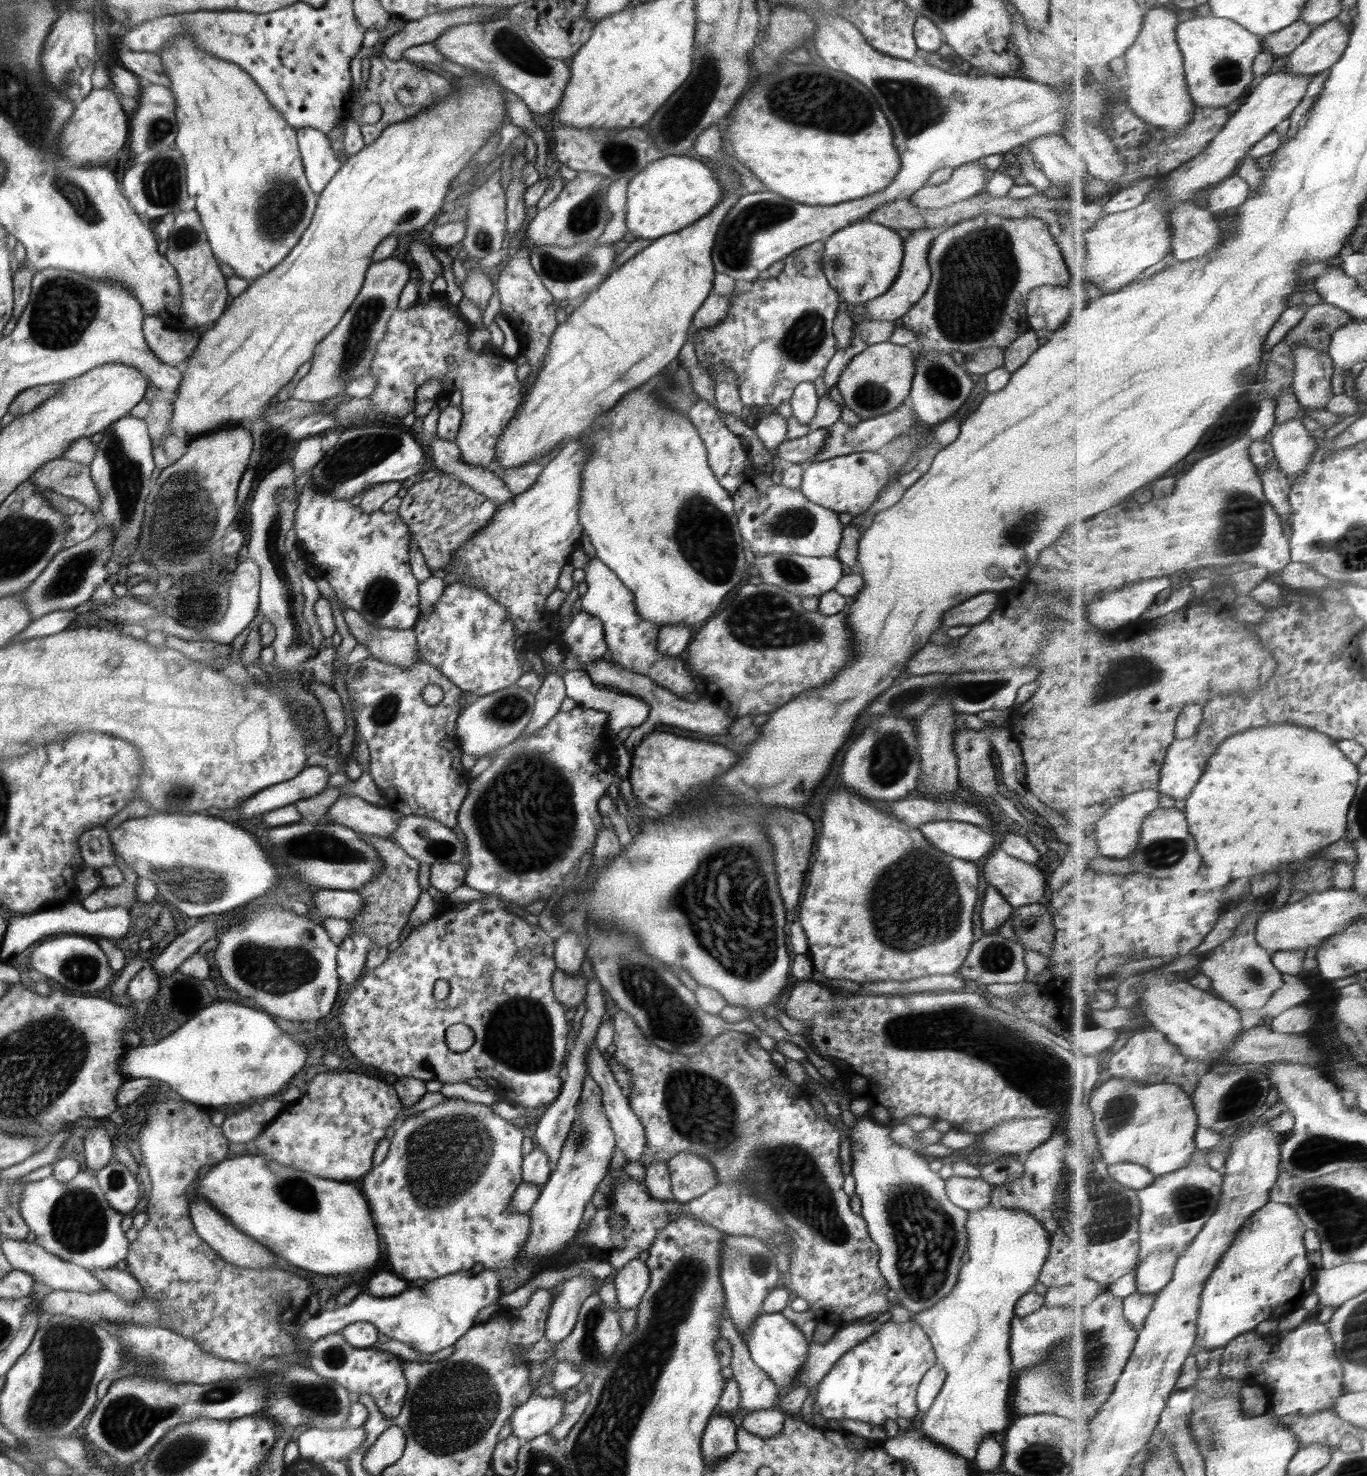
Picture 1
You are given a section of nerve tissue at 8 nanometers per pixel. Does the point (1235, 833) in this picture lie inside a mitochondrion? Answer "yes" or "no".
no

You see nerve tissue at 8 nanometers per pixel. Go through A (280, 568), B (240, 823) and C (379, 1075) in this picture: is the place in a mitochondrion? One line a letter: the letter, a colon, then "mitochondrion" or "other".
A: mitochondrion
B: other
C: other

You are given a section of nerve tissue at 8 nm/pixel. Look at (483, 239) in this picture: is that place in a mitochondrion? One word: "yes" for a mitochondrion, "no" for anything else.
yes

